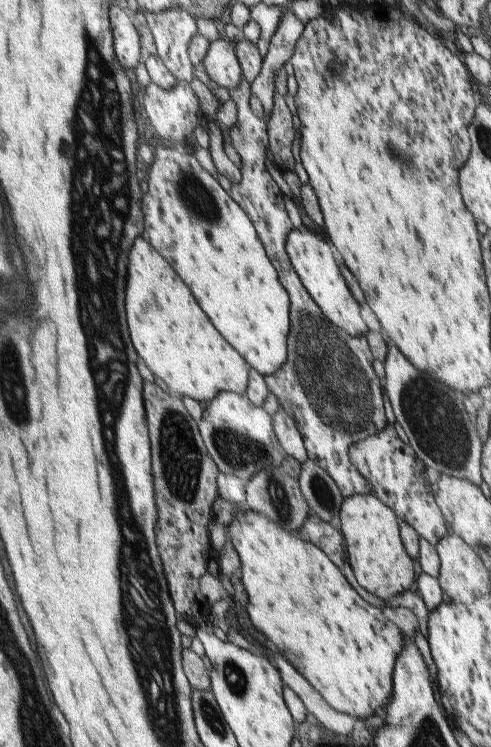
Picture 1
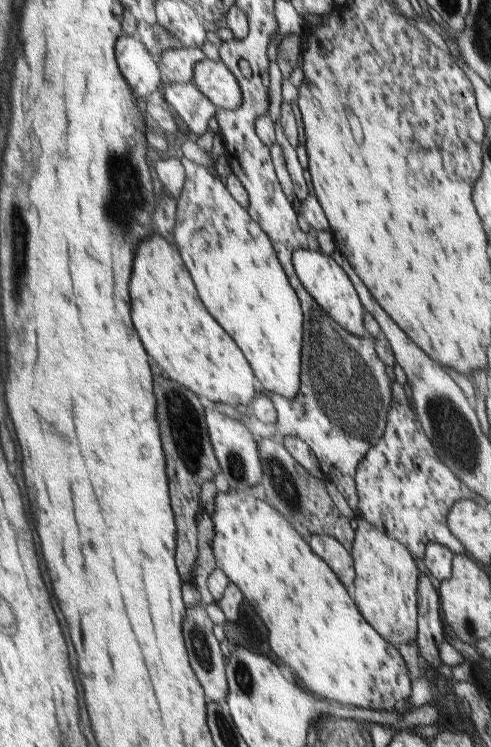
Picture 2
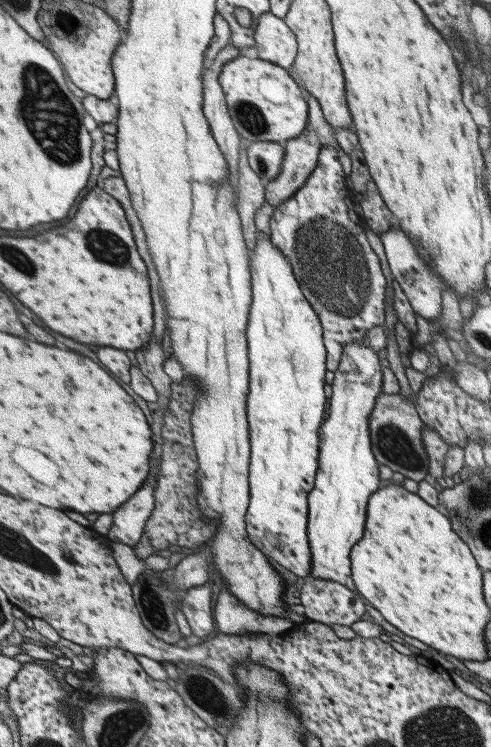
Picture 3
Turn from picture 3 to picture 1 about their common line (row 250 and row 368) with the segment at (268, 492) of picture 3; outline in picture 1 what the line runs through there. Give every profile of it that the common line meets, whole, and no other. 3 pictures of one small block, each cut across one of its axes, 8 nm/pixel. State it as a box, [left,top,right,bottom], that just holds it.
[142,143,292,376]

